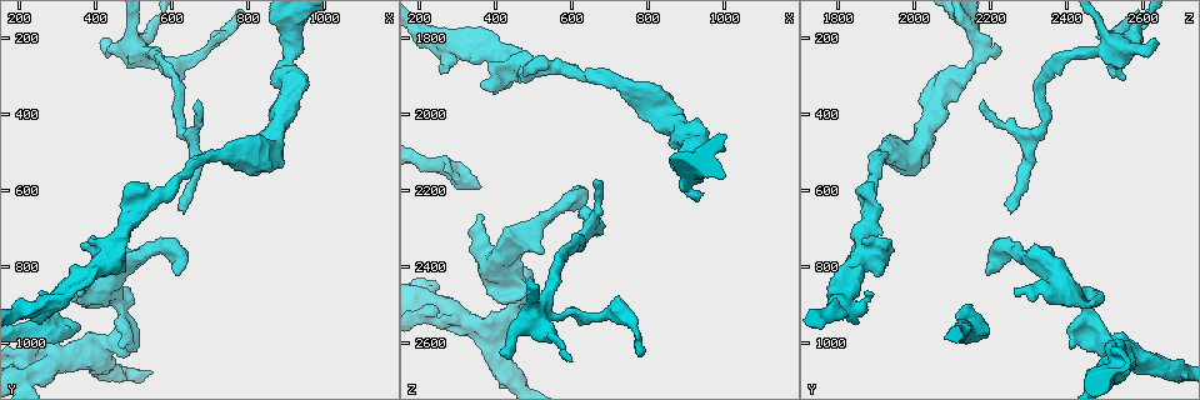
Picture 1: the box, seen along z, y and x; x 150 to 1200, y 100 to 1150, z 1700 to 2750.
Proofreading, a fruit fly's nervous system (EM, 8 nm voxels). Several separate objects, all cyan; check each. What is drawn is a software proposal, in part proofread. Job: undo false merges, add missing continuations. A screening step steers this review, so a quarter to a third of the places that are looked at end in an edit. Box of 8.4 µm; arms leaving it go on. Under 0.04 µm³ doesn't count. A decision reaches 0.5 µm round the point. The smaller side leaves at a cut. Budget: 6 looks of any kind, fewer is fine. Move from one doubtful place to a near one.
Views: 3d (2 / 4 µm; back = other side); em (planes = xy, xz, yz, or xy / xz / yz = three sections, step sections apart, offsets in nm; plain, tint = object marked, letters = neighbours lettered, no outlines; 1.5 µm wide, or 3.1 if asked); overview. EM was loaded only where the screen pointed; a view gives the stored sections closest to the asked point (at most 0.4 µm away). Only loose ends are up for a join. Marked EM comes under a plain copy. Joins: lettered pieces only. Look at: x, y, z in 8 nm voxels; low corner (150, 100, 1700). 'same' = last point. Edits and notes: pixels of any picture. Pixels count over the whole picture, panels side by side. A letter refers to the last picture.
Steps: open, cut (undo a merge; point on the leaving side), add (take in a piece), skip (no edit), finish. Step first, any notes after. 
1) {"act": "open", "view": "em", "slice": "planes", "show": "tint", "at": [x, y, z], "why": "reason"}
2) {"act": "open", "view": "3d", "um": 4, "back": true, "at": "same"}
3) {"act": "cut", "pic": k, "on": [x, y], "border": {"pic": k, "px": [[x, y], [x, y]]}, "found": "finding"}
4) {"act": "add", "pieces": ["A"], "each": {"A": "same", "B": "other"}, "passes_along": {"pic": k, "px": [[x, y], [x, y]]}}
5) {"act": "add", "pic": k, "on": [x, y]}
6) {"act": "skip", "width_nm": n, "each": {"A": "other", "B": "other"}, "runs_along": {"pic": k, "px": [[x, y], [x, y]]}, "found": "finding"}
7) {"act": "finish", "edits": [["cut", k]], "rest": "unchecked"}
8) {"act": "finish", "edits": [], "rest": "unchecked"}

{"act": "open", "view": "3d", "um": 4, "at": [445, 200, 2635], "why": "branch stops here"}

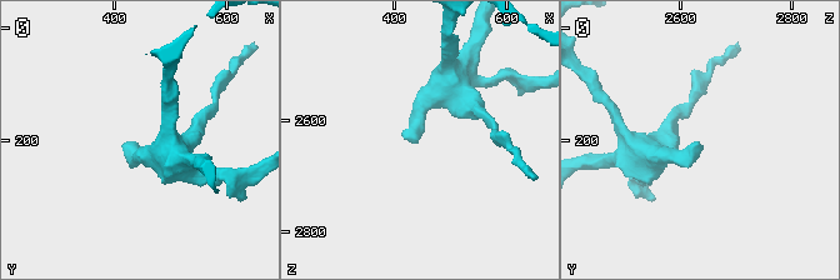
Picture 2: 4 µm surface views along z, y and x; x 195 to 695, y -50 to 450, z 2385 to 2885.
{"act": "open", "view": "em", "slice": "planes", "show": "letters", "at": [445, 205, 2635]}

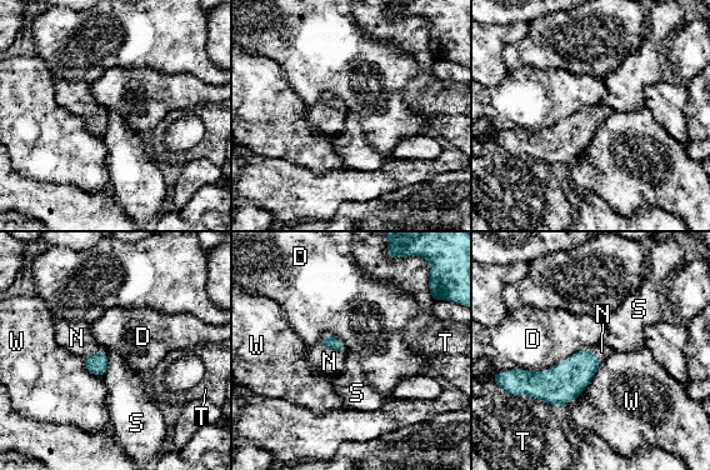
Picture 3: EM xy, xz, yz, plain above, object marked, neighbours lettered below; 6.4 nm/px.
{"act": "add", "pieces": ["N"], "longest_contact_nm": ["D", 550], "each": {"D": "other", "N": "same", "S": "other", "T": "other", "W": "other"}, "found": "it goes on there"}

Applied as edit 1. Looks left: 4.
{"act": "open", "view": "overview", "why": "redraw"}

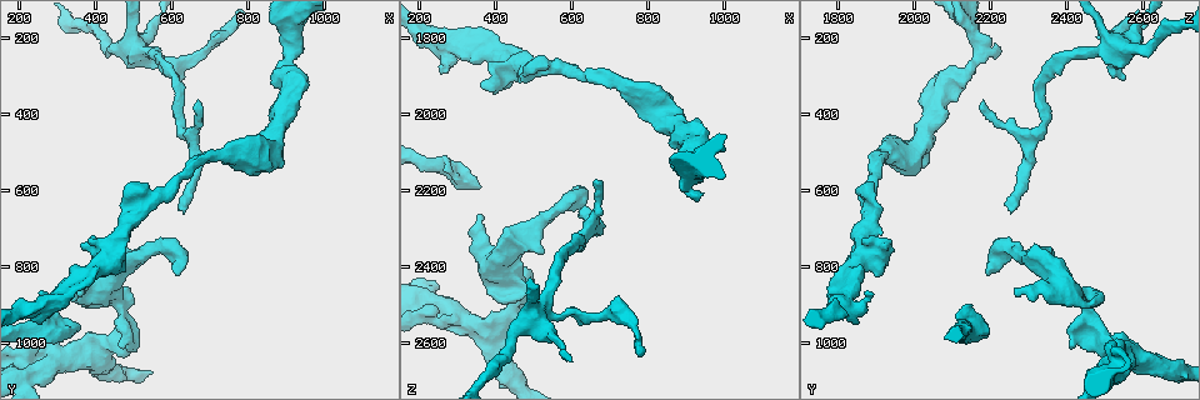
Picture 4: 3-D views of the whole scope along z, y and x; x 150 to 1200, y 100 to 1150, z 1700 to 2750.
{"act": "open", "view": "3d", "um": 4, "back": true, "at": [465, 1010, 2410], "why": "an open end"}

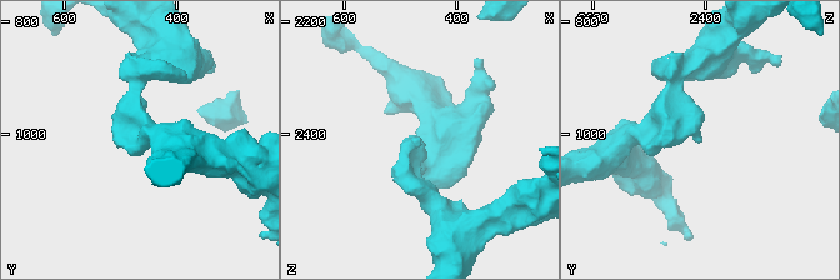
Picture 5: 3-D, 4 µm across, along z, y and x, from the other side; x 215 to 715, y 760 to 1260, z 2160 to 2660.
{"act": "open", "view": "em", "slice": "planes", "show": "letters", "at": [465, 1010, 2405]}

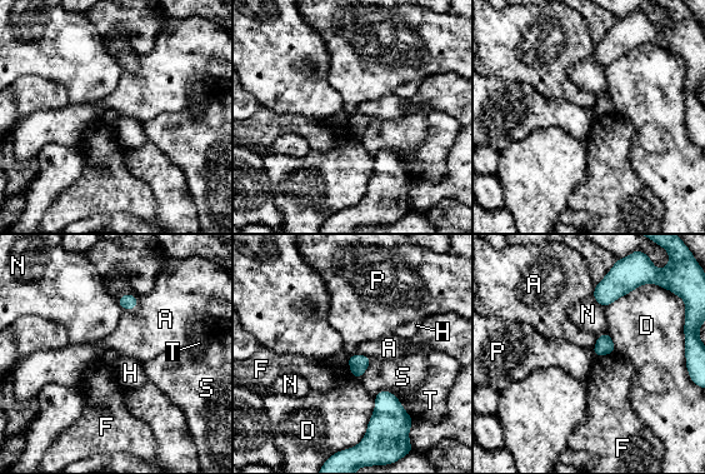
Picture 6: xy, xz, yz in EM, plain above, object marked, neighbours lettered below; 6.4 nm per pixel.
{"act": "skip", "width_nm": 120, "each": {"A": "other", "D": "other", "F": "other", "H": "other", "N": "other", "P": "other", "S": "other", "T": "other"}, "found": "none of them fits"}

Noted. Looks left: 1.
{"act": "finish", "edits": [["add", 3]], "rest": "unchecked"}

